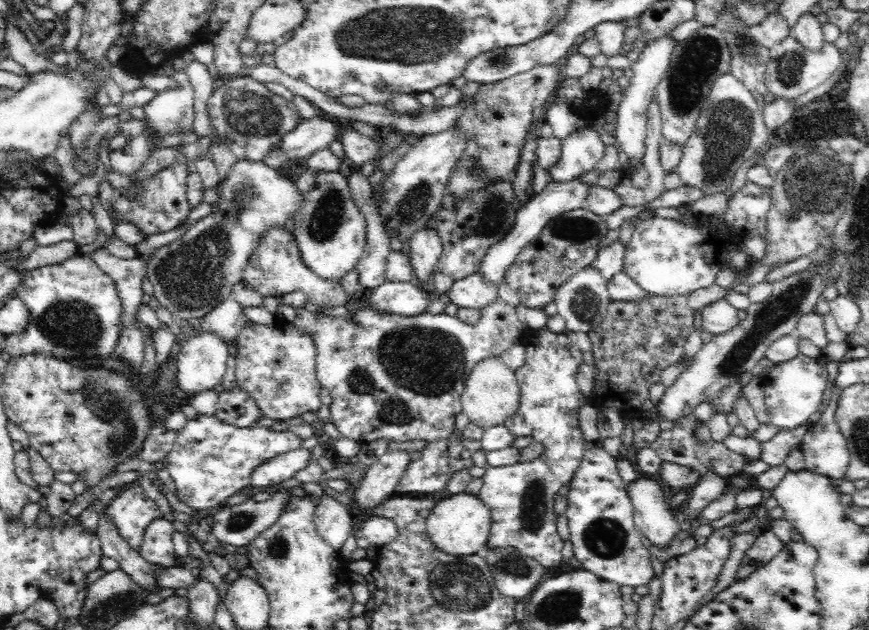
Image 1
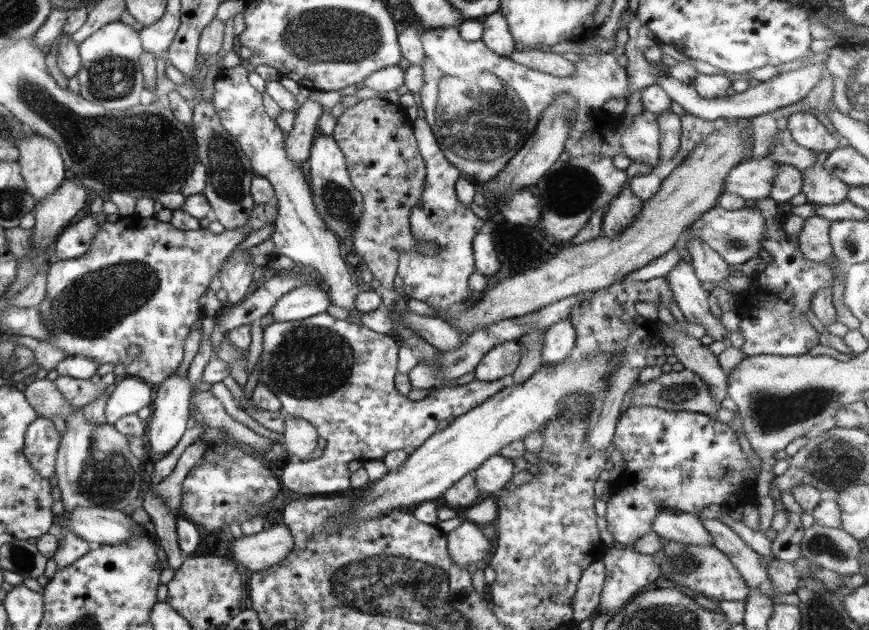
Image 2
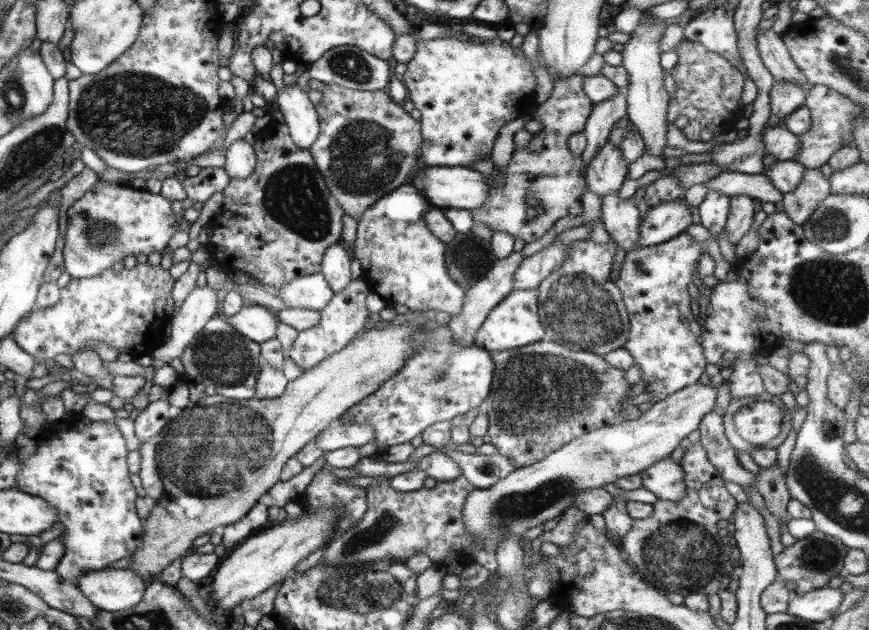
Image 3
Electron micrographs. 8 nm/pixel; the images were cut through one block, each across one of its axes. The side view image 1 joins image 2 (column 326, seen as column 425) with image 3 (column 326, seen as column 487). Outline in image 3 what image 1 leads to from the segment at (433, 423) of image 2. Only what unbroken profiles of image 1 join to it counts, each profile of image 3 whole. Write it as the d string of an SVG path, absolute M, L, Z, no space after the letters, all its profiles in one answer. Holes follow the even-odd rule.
M363 278L351 280L348 286L339 293L334 293L328 304L320 311L320 320L316 326L299 332L292 346L287 351L287 356L305 371L313 368L320 360L344 348L357 331L367 328L370 313L367 311L365 300L369 294L368 286Z

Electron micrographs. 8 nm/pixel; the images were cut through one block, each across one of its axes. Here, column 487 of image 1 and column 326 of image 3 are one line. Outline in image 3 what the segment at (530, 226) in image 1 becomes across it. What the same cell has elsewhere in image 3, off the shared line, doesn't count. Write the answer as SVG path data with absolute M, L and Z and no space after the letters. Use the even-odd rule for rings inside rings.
M342 241L331 244L321 260L320 274L333 293L342 292L351 281L350 255Z

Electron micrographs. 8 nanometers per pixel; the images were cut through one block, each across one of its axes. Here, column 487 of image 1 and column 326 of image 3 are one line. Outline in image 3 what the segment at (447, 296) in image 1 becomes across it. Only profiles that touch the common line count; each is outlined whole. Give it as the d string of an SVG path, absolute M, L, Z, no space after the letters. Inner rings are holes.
M320 272L297 278L277 289L286 308L301 308L320 312L333 297L333 292Z

